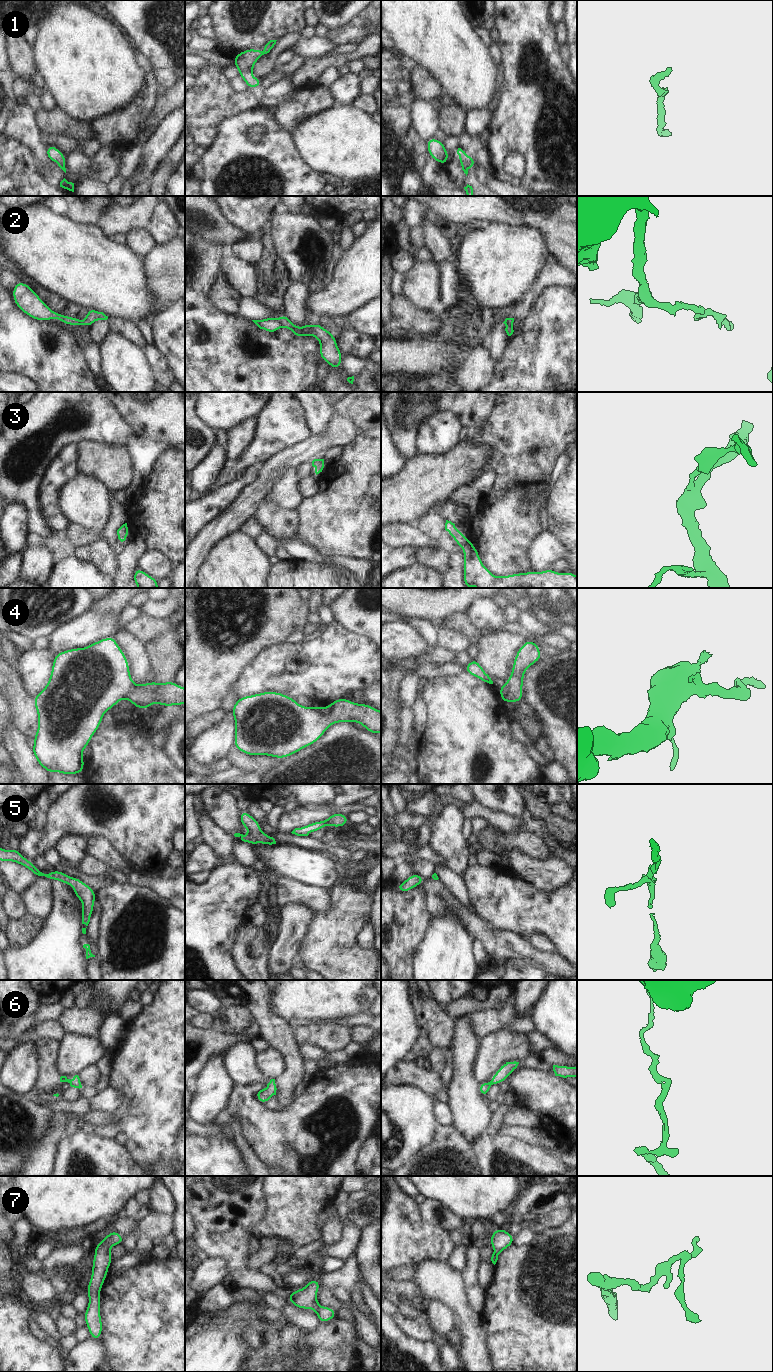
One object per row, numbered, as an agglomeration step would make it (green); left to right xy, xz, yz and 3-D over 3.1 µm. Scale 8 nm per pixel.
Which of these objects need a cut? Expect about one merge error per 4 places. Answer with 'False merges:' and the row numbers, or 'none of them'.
False merges: 2

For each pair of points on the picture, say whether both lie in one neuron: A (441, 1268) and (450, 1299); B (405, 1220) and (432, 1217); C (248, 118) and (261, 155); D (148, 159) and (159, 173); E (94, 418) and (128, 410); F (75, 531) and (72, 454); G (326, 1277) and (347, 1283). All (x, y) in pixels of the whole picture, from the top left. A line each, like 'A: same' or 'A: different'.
A: same
B: different
C: same
D: different
E: different
F: different
G: same

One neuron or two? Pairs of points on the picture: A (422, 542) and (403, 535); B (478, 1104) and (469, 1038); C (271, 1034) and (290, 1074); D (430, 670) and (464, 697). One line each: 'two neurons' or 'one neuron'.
A: one neuron
B: one neuron
C: one neuron
D: two neurons

